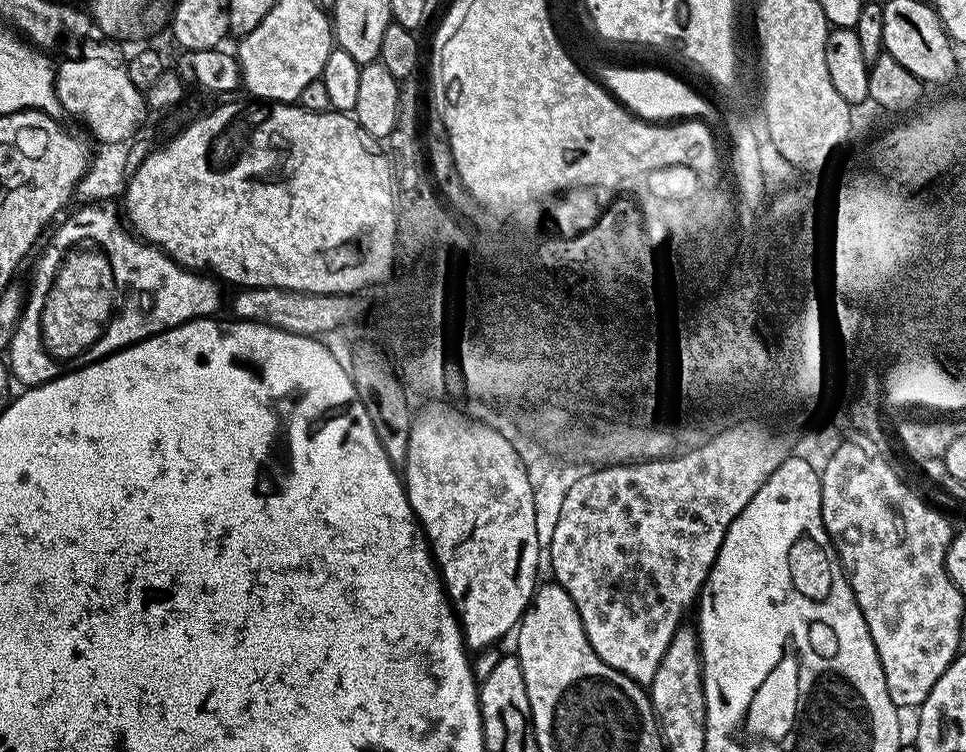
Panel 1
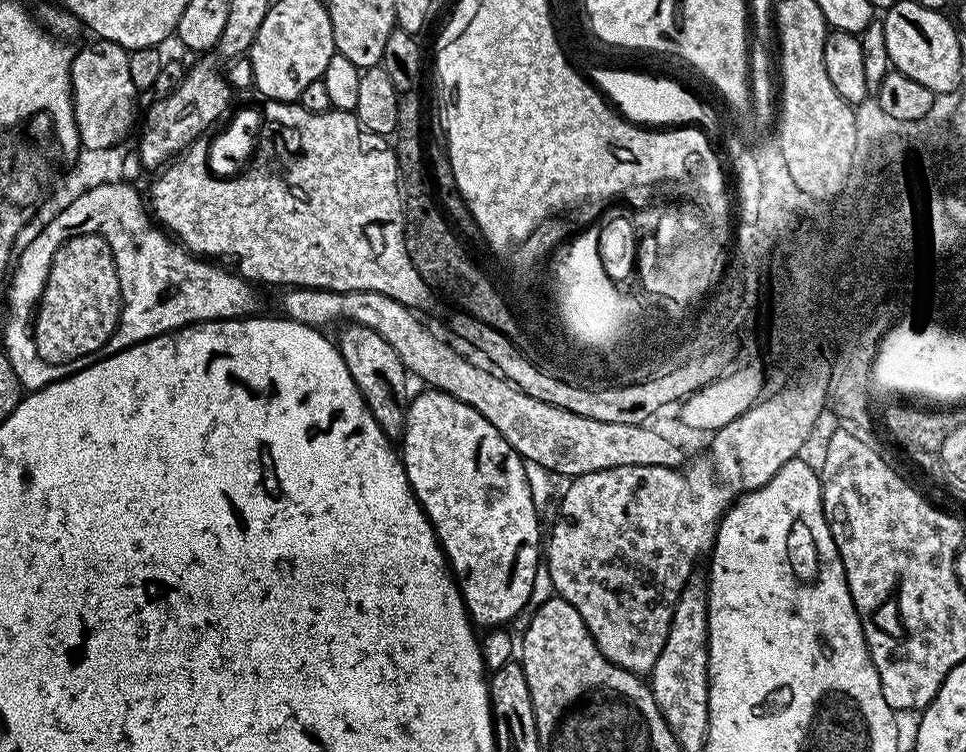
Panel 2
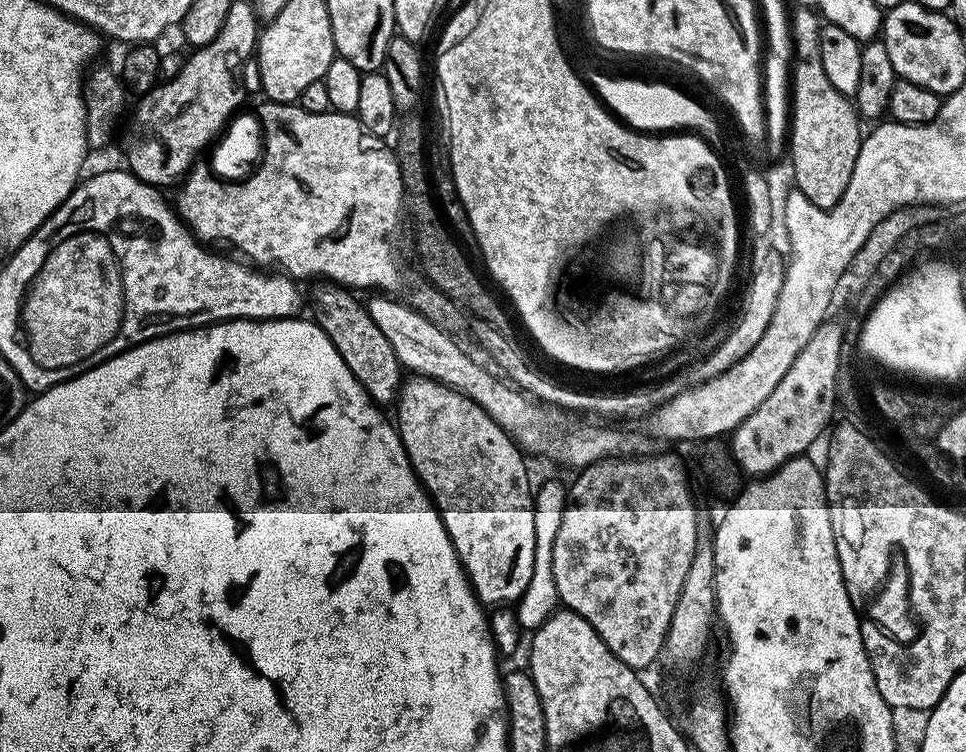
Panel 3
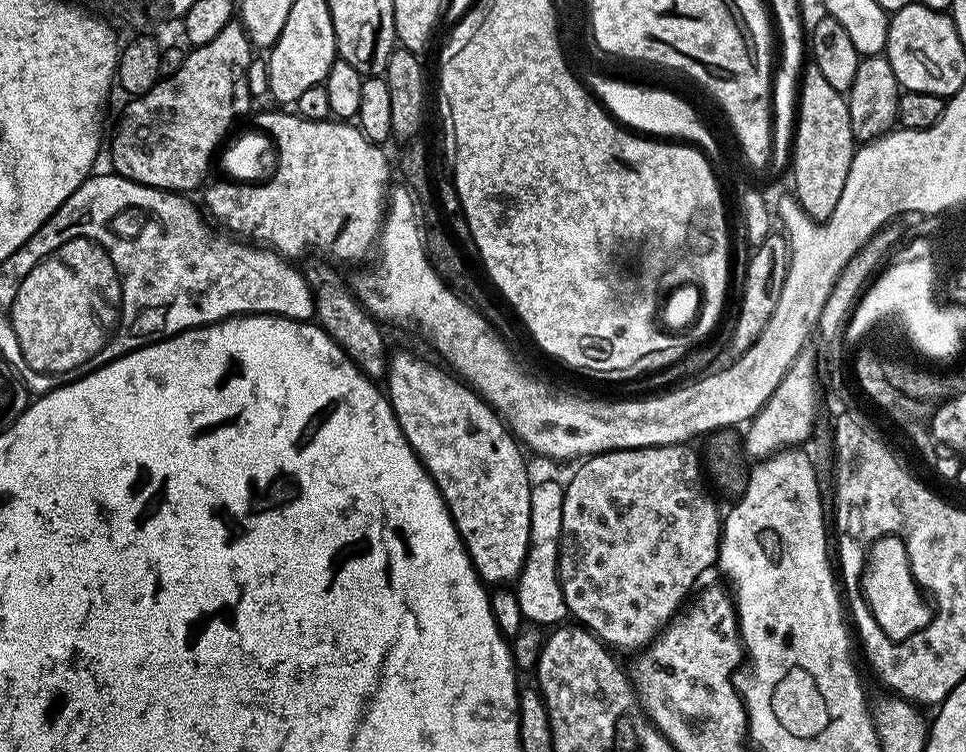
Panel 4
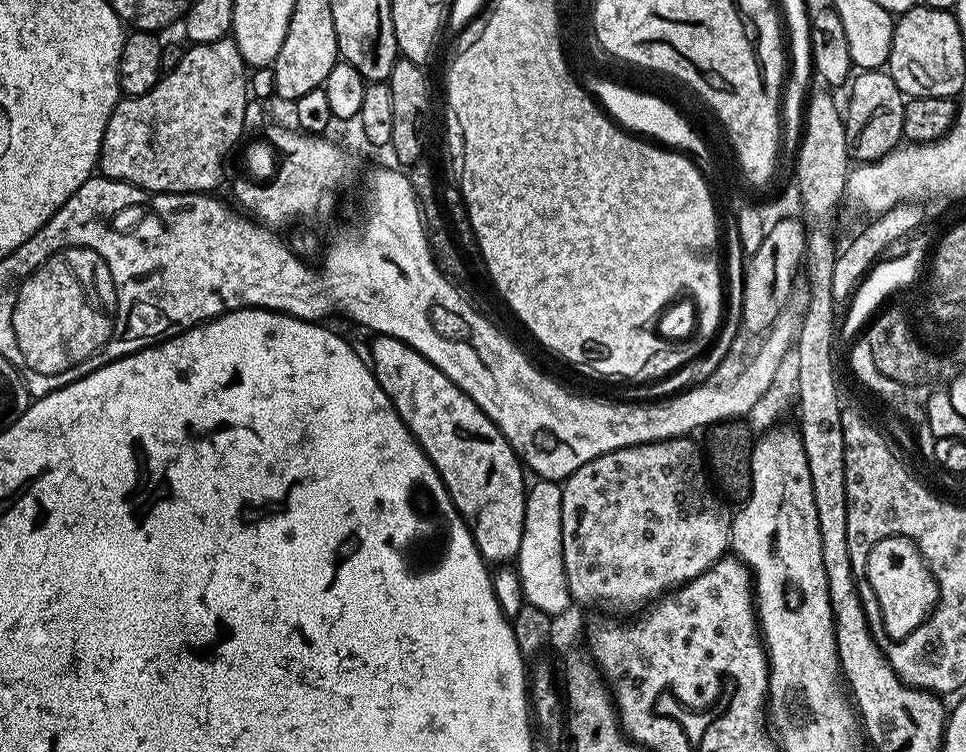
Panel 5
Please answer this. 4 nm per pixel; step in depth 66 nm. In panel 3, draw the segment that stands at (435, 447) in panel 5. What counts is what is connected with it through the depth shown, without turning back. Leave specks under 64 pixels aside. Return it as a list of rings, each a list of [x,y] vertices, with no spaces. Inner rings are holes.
[[[409,375],[401,383],[394,409],[400,440],[412,469],[432,497],[477,600],[484,606],[508,606],[520,601],[530,583],[534,563],[534,484],[528,481],[525,453],[482,406],[430,377]]]

